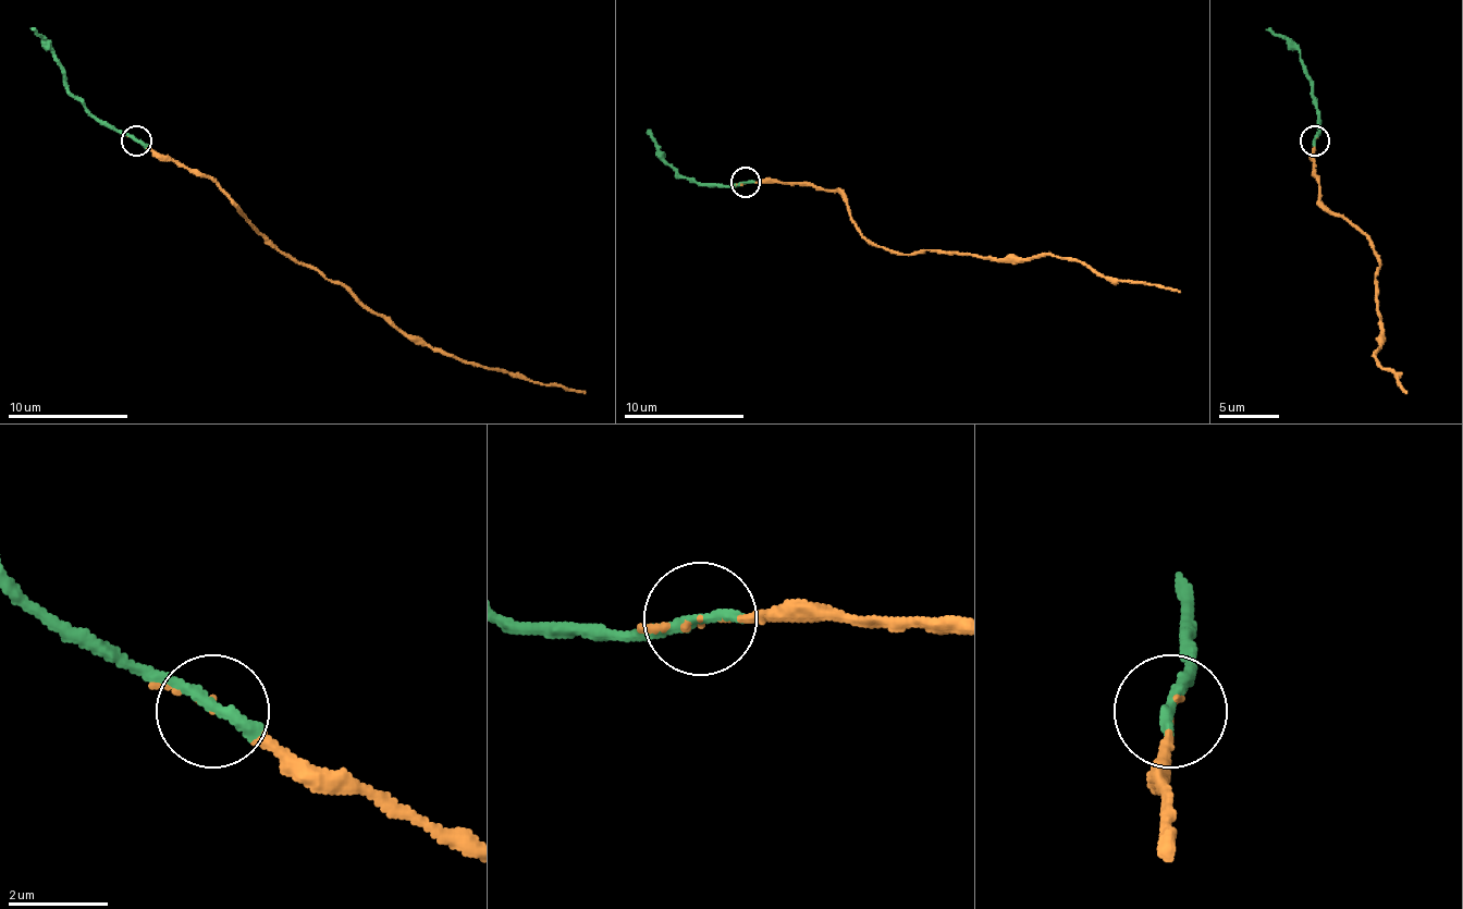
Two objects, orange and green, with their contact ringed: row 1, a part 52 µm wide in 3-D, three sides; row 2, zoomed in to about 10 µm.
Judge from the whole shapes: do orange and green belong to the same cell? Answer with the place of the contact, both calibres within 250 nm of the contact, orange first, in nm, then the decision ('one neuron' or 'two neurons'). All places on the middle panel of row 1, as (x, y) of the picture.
place (745, 182); calibres 50 and 320 nm; one neuron

